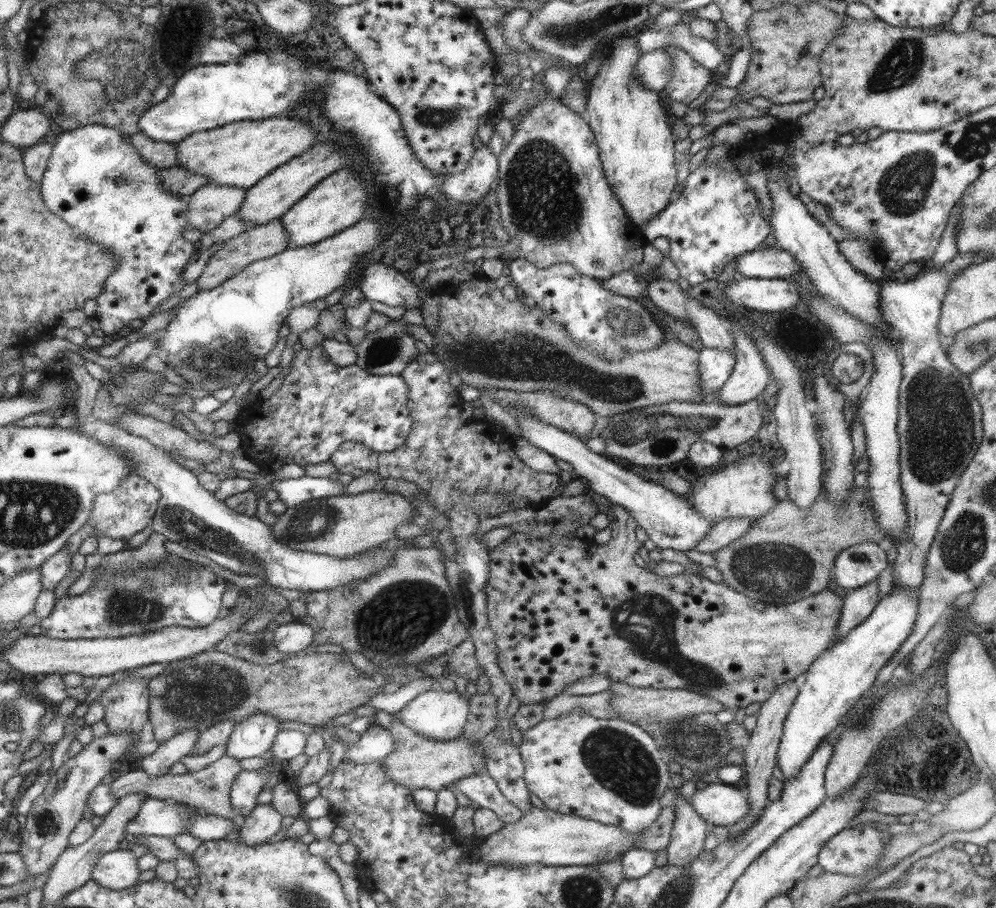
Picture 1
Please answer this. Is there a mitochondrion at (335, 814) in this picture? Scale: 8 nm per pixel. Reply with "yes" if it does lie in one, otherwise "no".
no

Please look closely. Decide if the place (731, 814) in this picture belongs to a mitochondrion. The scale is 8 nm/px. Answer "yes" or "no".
no

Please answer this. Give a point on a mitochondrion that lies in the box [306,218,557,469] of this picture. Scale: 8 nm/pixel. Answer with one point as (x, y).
(384, 350)

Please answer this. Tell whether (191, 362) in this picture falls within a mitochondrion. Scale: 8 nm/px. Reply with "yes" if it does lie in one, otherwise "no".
yes

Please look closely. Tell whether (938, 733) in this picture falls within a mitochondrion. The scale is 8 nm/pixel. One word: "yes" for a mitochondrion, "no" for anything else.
no

